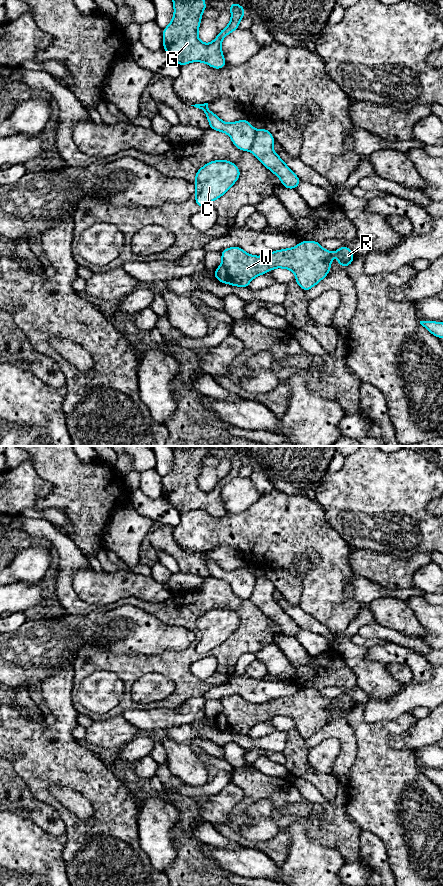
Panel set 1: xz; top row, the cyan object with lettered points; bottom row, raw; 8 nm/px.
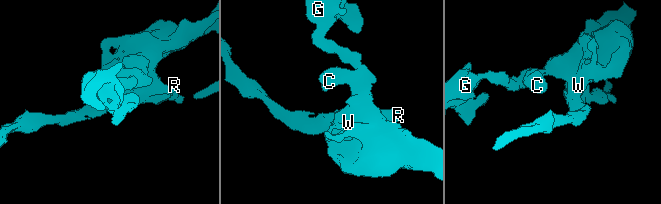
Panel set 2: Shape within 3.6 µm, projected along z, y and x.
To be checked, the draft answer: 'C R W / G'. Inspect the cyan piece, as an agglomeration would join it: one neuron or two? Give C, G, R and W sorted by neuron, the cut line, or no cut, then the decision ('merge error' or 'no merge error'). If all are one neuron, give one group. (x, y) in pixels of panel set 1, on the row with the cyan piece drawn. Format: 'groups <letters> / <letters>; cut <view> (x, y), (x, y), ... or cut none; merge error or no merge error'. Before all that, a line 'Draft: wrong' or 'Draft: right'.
Draft: right
groups C R W / G; cut xz (257, 130), (250, 150); merge error

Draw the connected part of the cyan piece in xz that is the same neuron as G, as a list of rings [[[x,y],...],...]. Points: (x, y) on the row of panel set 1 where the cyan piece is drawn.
[[[172,0],[174,16],[170,24],[162,29],[163,48],[180,66],[190,62],[204,62],[214,69],[227,65],[221,49],[222,40],[239,29],[240,20],[246,14],[238,3],[230,3],[231,21],[209,44],[202,43],[198,28],[202,13],[207,8],[204,0]]]

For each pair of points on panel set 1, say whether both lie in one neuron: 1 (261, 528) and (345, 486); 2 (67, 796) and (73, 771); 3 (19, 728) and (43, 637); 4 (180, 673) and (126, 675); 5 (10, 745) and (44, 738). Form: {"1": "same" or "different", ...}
{"1": "different", "2": "different", "3": "different", "4": "same", "5": "same"}

